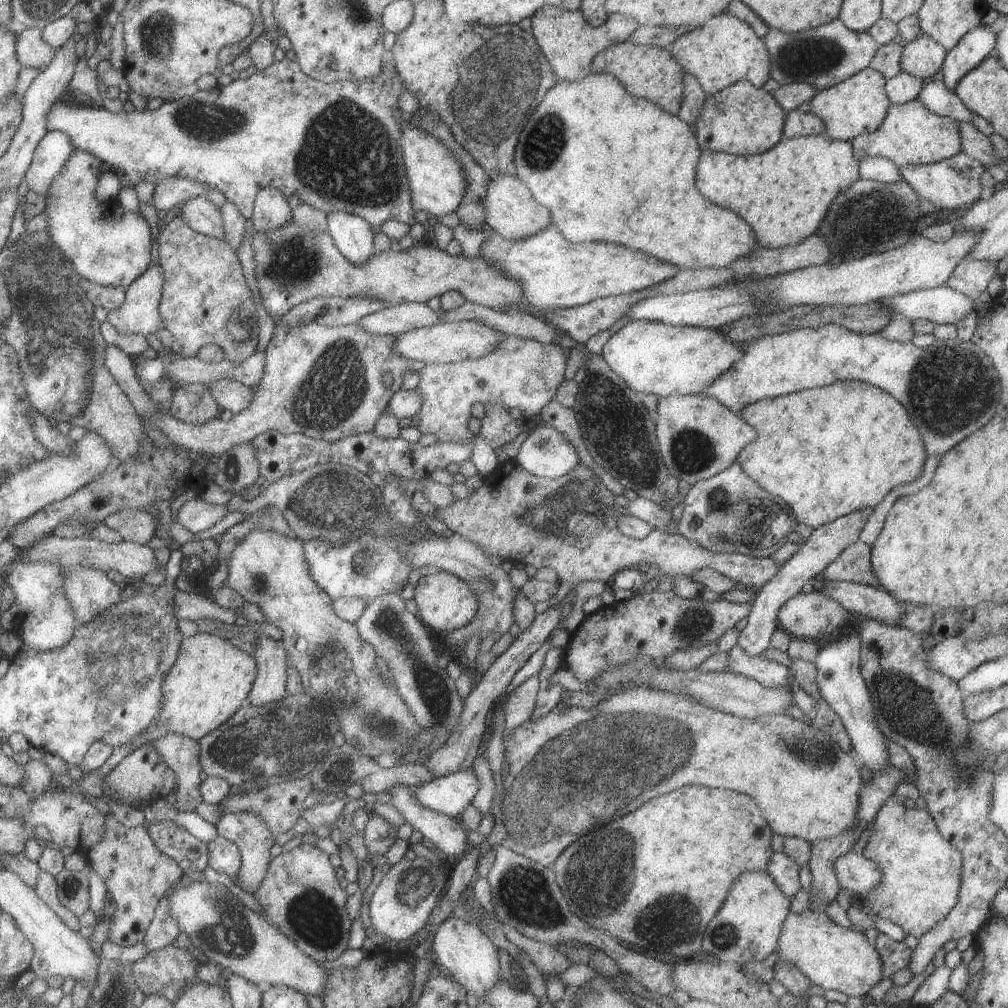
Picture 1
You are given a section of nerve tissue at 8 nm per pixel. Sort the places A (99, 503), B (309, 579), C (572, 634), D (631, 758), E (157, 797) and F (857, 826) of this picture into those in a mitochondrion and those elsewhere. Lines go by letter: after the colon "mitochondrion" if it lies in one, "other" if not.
A: other
B: other
C: other
D: mitochondrion
E: other
F: other

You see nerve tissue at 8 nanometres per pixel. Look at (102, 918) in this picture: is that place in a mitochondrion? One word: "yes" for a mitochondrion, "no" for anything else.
no

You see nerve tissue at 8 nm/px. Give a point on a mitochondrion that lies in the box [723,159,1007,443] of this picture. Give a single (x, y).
(948, 390)

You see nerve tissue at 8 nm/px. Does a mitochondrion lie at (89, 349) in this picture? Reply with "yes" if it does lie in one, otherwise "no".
no

